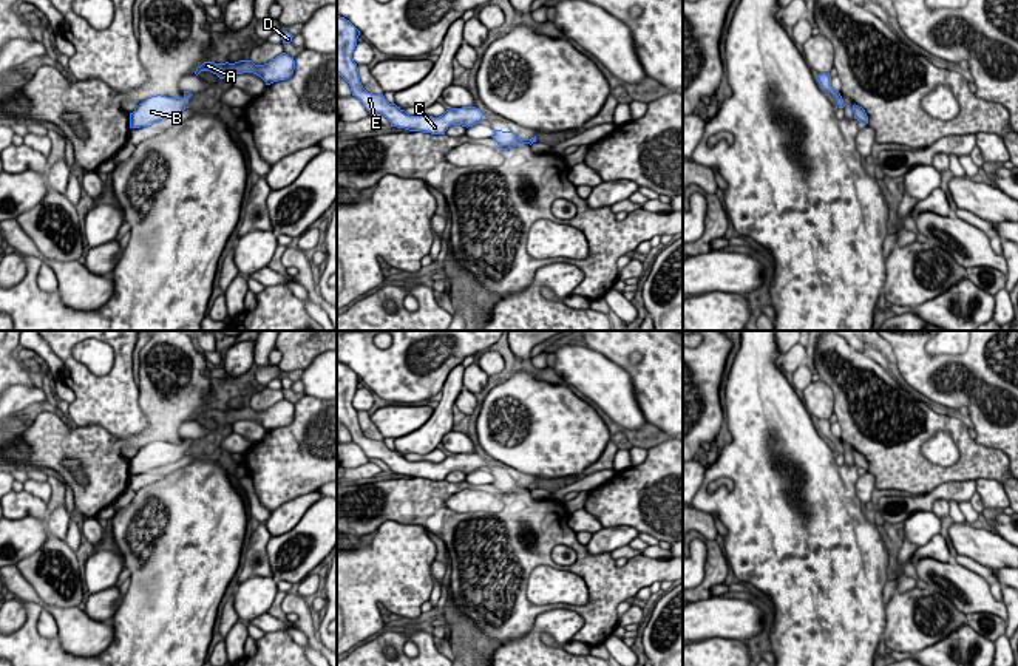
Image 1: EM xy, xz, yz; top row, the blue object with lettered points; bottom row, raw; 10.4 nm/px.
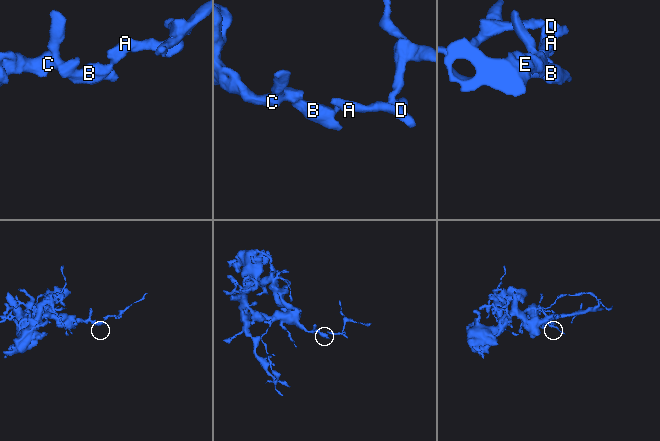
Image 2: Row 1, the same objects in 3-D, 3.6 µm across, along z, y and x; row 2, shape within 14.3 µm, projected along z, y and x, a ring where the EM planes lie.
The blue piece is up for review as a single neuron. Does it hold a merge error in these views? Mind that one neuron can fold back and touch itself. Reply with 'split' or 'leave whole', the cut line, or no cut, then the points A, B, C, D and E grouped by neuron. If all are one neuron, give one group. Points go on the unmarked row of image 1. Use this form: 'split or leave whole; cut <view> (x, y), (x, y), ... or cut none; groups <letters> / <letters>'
leave whole; cut none; groups A B C D E

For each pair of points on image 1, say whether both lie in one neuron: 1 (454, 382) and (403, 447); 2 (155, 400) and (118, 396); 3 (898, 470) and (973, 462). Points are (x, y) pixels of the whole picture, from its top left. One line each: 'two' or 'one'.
1: one
2: two
3: one

